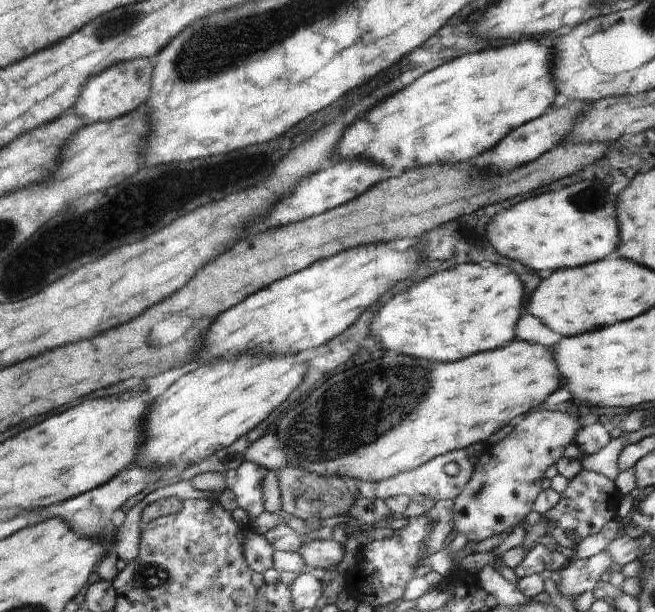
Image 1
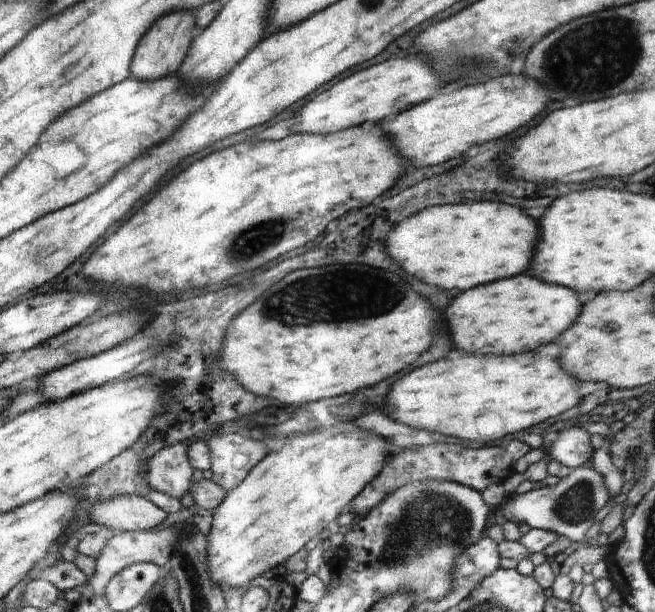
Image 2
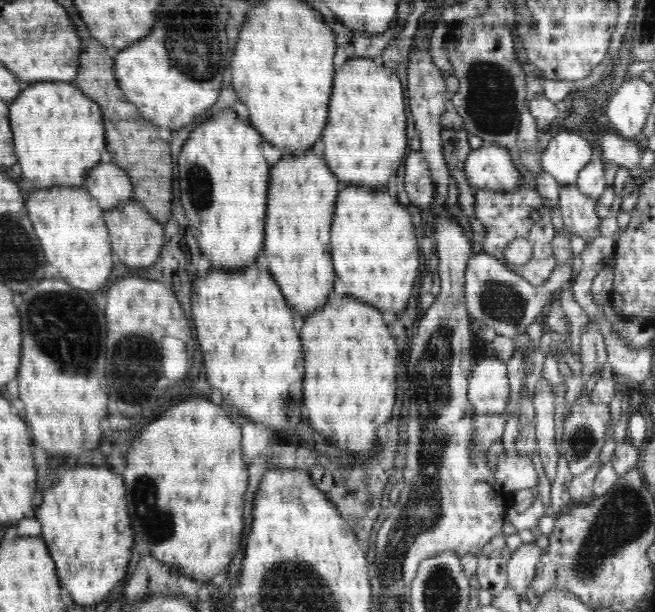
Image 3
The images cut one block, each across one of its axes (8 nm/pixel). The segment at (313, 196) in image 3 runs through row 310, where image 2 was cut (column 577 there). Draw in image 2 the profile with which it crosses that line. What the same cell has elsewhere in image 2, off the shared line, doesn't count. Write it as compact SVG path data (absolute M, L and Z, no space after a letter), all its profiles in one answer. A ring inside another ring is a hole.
M518 274L462 292L456 296L456 304L450 300L444 308L442 320L446 318L452 342L456 320L456 350L464 350L468 354L516 354L532 352L538 346L552 342L576 320L580 306L582 303L575 290L546 284L528 274Z

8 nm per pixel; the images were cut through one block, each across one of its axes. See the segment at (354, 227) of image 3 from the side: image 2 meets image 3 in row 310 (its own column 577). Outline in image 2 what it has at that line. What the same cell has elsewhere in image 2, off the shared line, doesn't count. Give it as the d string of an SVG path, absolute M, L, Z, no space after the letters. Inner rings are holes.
M538 354L514 356L466 356L442 358L434 364L412 370L400 378L390 394L390 418L417 430L438 432L462 440L488 444L506 434L528 430L539 422L578 404L576 380L566 376L554 358Z

